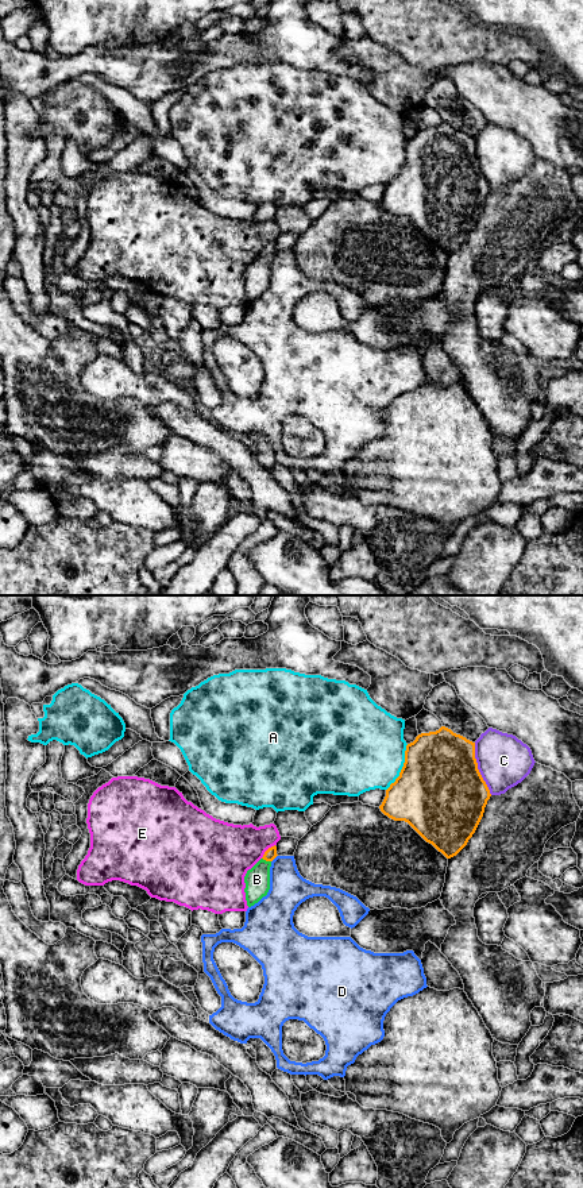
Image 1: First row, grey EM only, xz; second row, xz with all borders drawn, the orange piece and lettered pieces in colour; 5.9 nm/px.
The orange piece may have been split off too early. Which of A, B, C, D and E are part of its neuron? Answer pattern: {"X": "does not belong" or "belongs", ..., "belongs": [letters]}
{"A": "does not belong", "B": "belongs", "C": "does not belong", "D": "does not belong", "E": "does not belong", "belongs": ["B"]}

